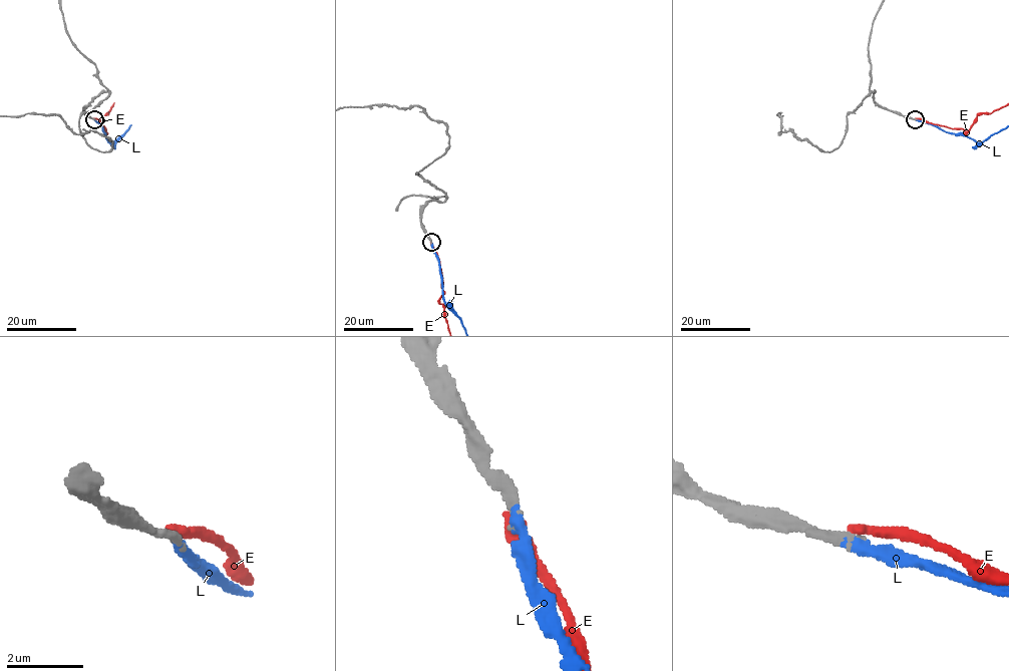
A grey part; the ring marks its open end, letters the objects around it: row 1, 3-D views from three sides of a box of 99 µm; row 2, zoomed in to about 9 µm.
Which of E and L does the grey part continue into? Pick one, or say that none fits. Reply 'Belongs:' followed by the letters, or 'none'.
Belongs: L

